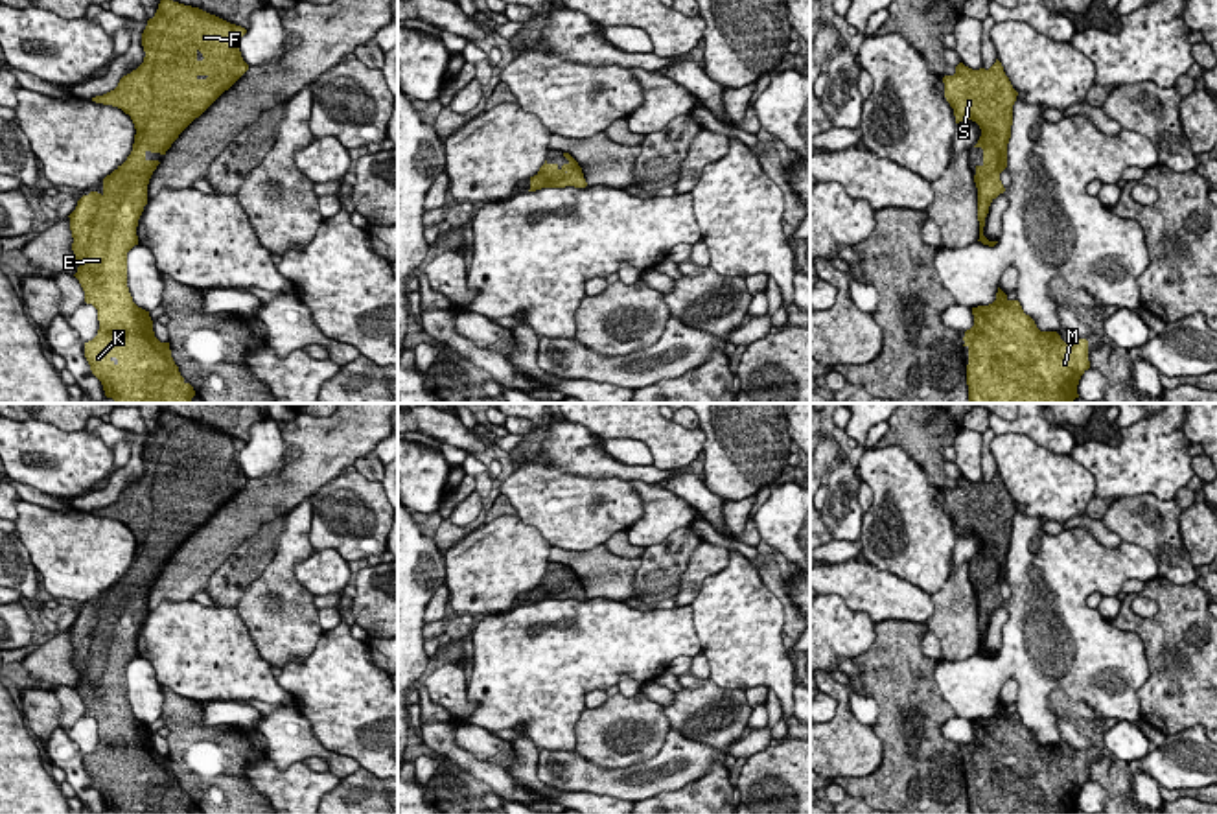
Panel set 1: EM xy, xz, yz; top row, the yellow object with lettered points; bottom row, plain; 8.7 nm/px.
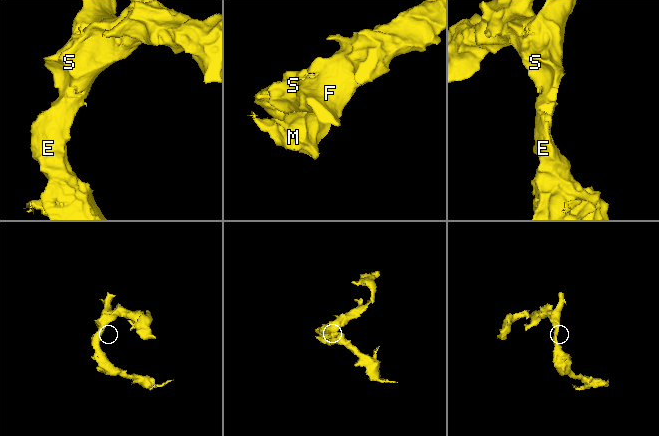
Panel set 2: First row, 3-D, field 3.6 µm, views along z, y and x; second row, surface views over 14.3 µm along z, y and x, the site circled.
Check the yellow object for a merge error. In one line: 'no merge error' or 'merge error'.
no merge error

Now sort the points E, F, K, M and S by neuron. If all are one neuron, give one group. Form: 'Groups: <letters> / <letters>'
Groups: E F K M S

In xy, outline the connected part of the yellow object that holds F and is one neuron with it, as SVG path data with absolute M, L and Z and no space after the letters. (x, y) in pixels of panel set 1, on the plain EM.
M162 411L142 446L144 475L123 488L114 503L92 510L96 516L122 521L136 541L131 567L103 591L103 604L83 608L68 628L72 663L79 674L74 689L85 704L85 715L98 722L99 733L98 748L85 755L85 770L105 808L114 814L191 814L195 808L171 770L169 755L155 750L149 724L133 715L127 665L138 657L136 639L147 617L147 597L160 576L147 573L145 565L166 567L179 547L249 483L239 464L245 446L245 440L199 420Z

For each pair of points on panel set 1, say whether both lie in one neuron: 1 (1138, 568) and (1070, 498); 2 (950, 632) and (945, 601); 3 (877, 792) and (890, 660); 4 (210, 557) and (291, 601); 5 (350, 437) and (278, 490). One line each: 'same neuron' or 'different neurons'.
1: different neurons
2: same neuron
3: same neuron
4: different neurons
5: same neuron

